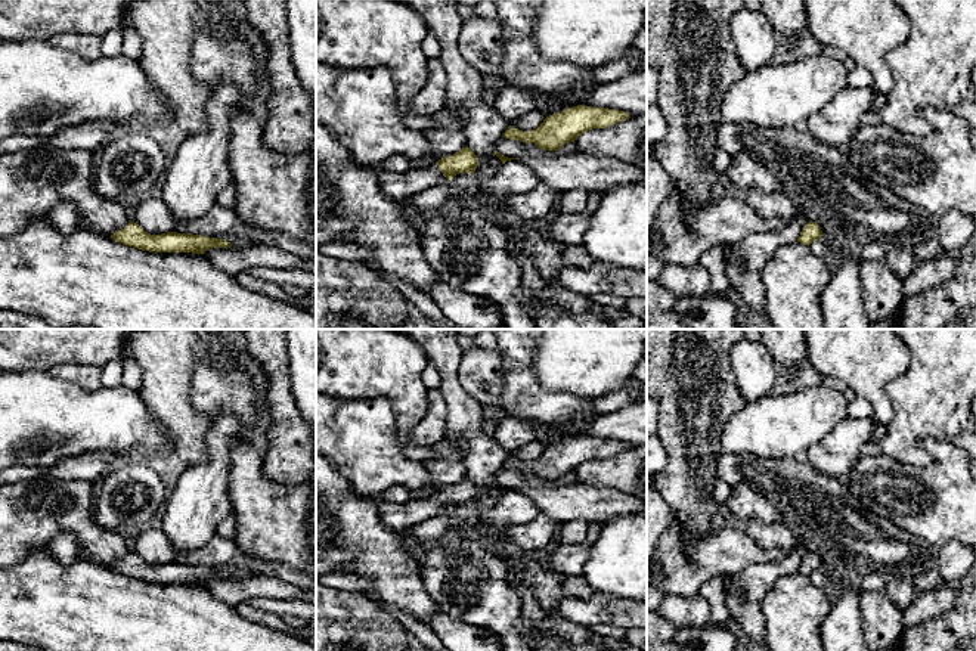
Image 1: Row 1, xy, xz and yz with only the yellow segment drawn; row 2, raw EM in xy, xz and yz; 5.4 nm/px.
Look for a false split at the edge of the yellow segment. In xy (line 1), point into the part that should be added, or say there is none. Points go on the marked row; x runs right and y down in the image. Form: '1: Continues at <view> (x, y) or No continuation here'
1: No continuation here

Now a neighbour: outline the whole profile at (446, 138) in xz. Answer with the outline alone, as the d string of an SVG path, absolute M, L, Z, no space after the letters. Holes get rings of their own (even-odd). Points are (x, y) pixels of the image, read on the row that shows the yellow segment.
M446 105L434 115L434 127L427 131L427 139L433 146L431 162L450 156L465 148L462 133L465 114Z

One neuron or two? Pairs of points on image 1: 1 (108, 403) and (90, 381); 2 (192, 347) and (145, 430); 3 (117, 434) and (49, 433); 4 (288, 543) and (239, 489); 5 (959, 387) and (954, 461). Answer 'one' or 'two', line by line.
1: two
2: two
3: one
4: one
5: two

